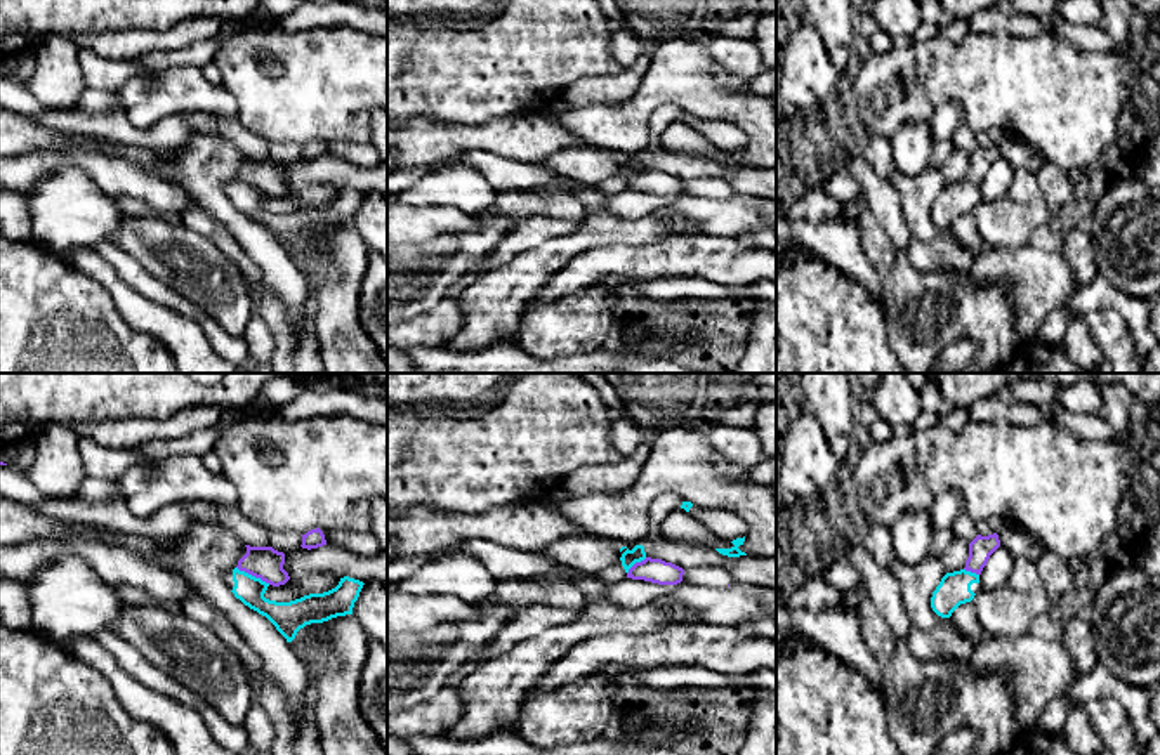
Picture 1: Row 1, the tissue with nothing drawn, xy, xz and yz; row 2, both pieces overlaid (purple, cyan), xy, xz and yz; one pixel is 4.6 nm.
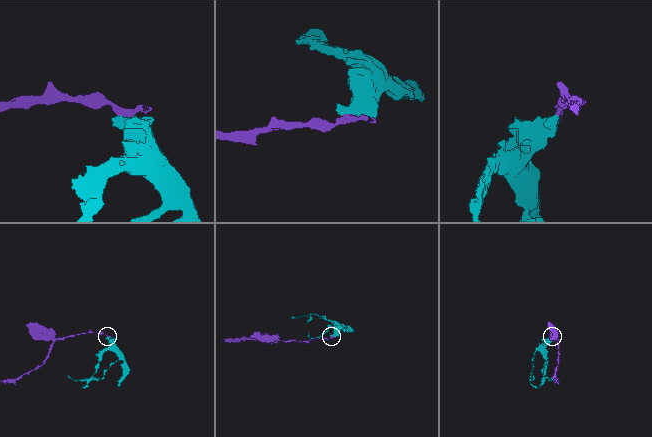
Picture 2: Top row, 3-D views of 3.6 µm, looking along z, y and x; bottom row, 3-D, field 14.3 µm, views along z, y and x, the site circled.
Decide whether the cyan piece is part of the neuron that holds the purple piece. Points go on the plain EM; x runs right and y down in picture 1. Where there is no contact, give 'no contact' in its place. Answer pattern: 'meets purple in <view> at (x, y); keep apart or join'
meets purple in xy at (254, 186); keep apart

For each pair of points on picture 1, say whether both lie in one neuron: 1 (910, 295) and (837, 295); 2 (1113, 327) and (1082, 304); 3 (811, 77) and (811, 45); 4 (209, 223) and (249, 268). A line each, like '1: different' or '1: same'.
1: different
2: different
3: same
4: same

